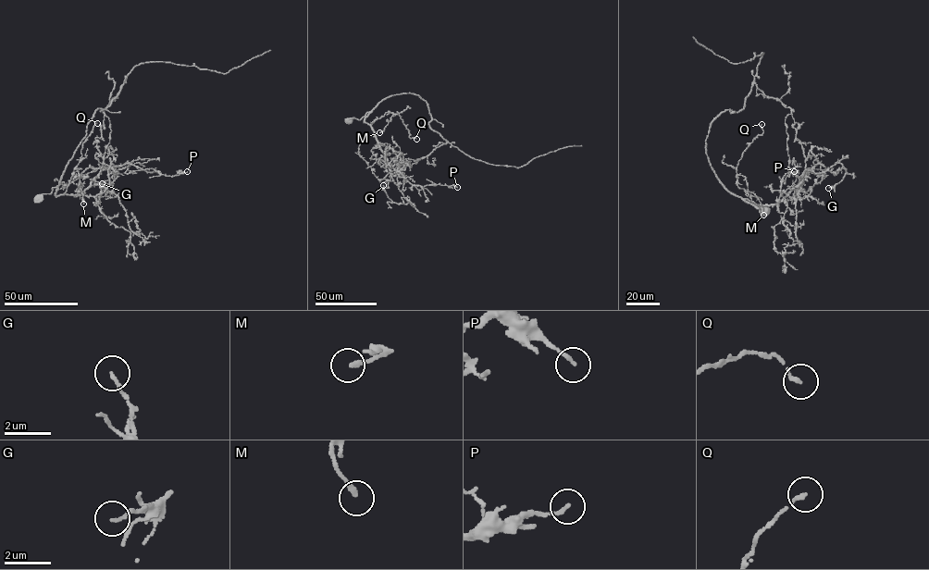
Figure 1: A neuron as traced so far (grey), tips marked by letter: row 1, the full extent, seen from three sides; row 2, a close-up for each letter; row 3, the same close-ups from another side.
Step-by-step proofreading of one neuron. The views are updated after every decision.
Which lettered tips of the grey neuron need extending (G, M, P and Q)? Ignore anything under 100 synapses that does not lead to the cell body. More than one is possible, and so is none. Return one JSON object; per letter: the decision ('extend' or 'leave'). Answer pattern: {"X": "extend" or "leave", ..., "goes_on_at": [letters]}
{"G": "leave", "M": "leave", "P": "leave", "Q": "leave", "goes_on_at": []}

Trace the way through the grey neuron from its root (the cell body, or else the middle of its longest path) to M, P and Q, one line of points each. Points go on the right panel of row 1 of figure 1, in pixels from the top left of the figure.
M: (763, 211), (743, 199), (759, 207), (737, 186), (737, 175), (745, 178), (748, 191), (759, 199), (763, 215)
P: (763, 211), (743, 199), (758, 207), (779, 203), (800, 182), (807, 169), (815, 165), (798, 178), (794, 171)
Q: (763, 211), (743, 199), (759, 207), (737, 186), (736, 168), (743, 152), (762, 132), (761, 124)

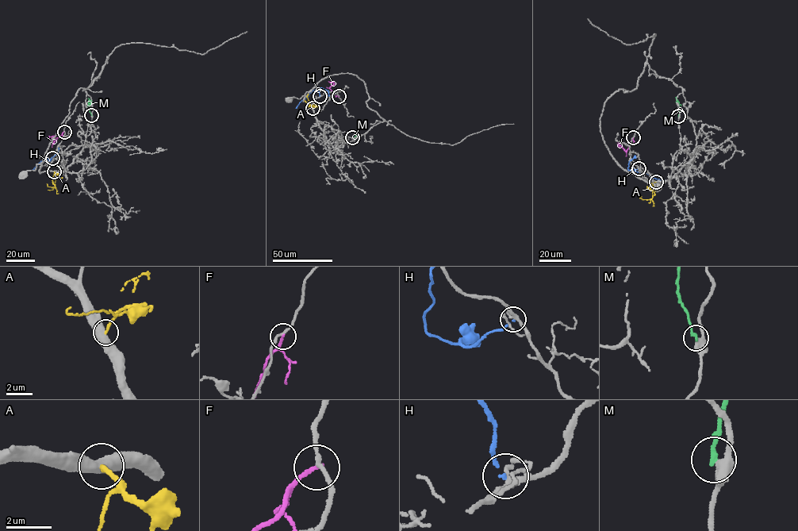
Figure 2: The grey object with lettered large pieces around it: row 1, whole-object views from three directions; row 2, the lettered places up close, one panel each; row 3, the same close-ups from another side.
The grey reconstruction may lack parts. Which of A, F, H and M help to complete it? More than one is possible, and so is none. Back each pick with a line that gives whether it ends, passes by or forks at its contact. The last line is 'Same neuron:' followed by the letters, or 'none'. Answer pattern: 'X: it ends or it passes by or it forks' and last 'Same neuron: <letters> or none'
A: it ends
Same neuron: A

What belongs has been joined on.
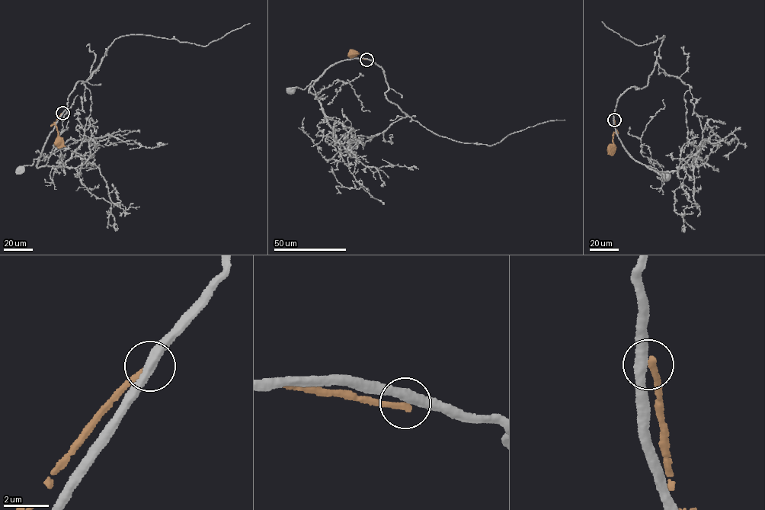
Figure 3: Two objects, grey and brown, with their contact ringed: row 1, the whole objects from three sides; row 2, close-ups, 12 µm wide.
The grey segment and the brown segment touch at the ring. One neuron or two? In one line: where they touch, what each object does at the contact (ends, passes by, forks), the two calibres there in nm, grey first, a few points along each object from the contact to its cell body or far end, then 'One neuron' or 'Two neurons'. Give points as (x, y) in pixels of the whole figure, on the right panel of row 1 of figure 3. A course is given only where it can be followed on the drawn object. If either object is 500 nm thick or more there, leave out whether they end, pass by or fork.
Place: (614, 120). At the ring grey passes by. At the ring brown ends. Thickness 400 nm (grey) against 280 nm. Course of grey: (613, 120), (616, 133), (629, 155), (662, 171), (665, 177). Course of brown: (614, 120), (617, 133), (613, 133), (613, 145), (610, 149). Two neurons

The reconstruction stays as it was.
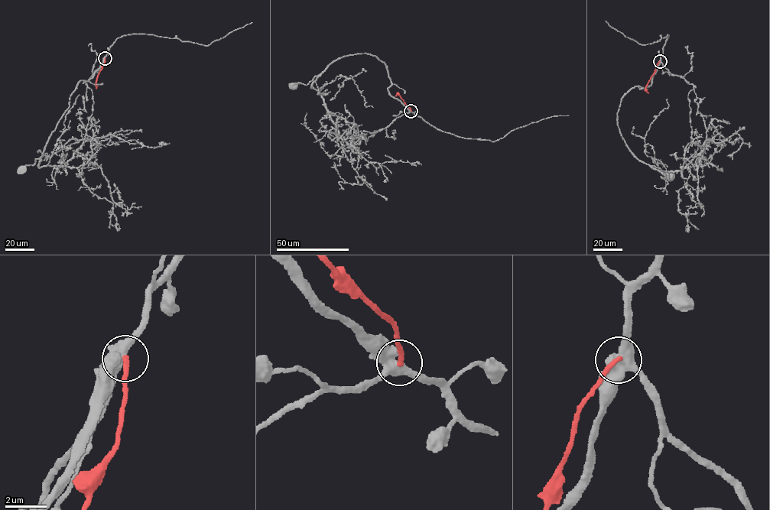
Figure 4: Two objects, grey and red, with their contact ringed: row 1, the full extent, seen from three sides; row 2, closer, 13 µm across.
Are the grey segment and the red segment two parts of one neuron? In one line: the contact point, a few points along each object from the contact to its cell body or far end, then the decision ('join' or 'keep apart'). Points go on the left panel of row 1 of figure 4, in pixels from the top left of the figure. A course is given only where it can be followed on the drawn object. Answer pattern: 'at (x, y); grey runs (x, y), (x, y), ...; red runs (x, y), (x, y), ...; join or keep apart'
at (105, 58); grey runs (105, 57), (92, 77), (78, 82), (42, 155), (22, 170); red runs (105, 58), (96, 89); keep apart

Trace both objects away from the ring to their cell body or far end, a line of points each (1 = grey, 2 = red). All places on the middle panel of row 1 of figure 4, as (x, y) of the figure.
1: (410, 111), (388, 89), (391, 84), (384, 63), (367, 53), (344, 56), (307, 84), (294, 84)
2: (410, 111), (399, 94), (395, 95)

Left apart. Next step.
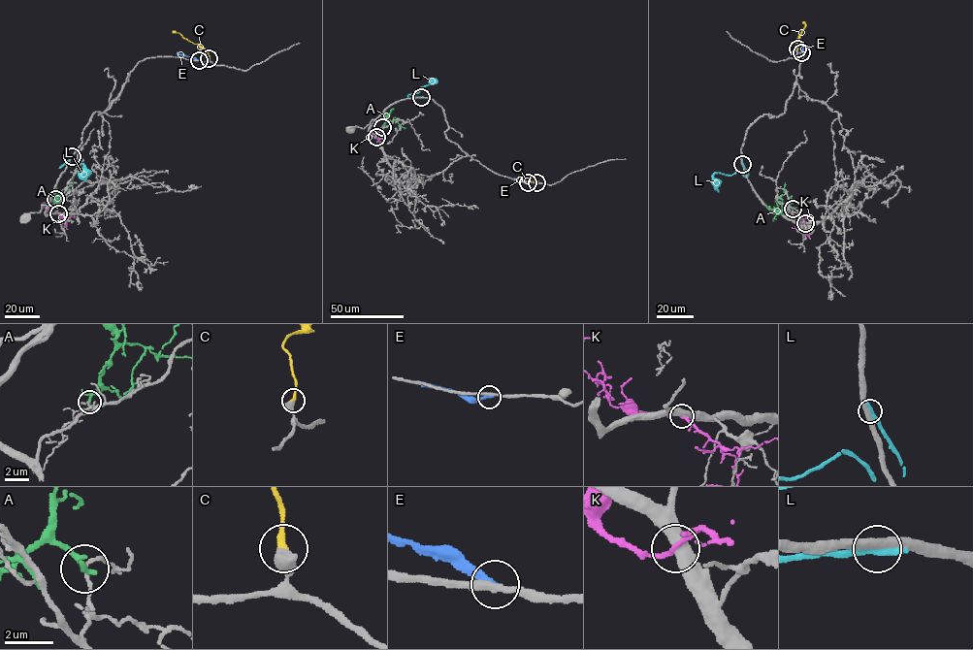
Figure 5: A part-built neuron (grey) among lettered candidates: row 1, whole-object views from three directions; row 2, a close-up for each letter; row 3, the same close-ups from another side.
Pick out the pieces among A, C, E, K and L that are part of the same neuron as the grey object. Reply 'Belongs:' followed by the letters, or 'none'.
Belongs: C

